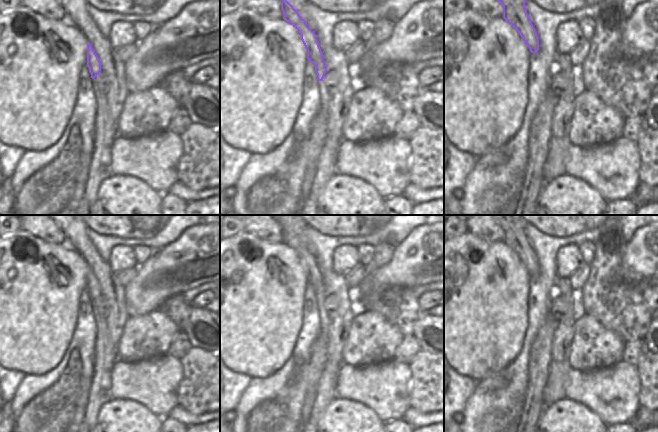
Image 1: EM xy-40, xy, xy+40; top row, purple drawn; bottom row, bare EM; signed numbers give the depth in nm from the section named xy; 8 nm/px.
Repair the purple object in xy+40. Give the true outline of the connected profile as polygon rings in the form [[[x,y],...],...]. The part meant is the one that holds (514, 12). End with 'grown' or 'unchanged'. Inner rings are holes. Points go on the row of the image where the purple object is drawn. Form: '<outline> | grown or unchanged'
[[[526,0],[498,1],[503,6],[503,18],[505,21],[517,30],[530,52],[536,53],[539,50],[539,38],[531,18],[527,14]]] | unchanged

